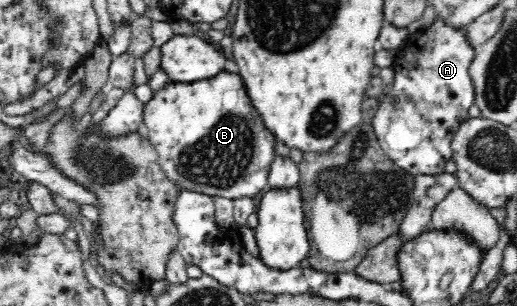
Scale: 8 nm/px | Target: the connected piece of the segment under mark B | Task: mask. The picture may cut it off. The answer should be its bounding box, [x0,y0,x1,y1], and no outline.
[143,71,277,200]

